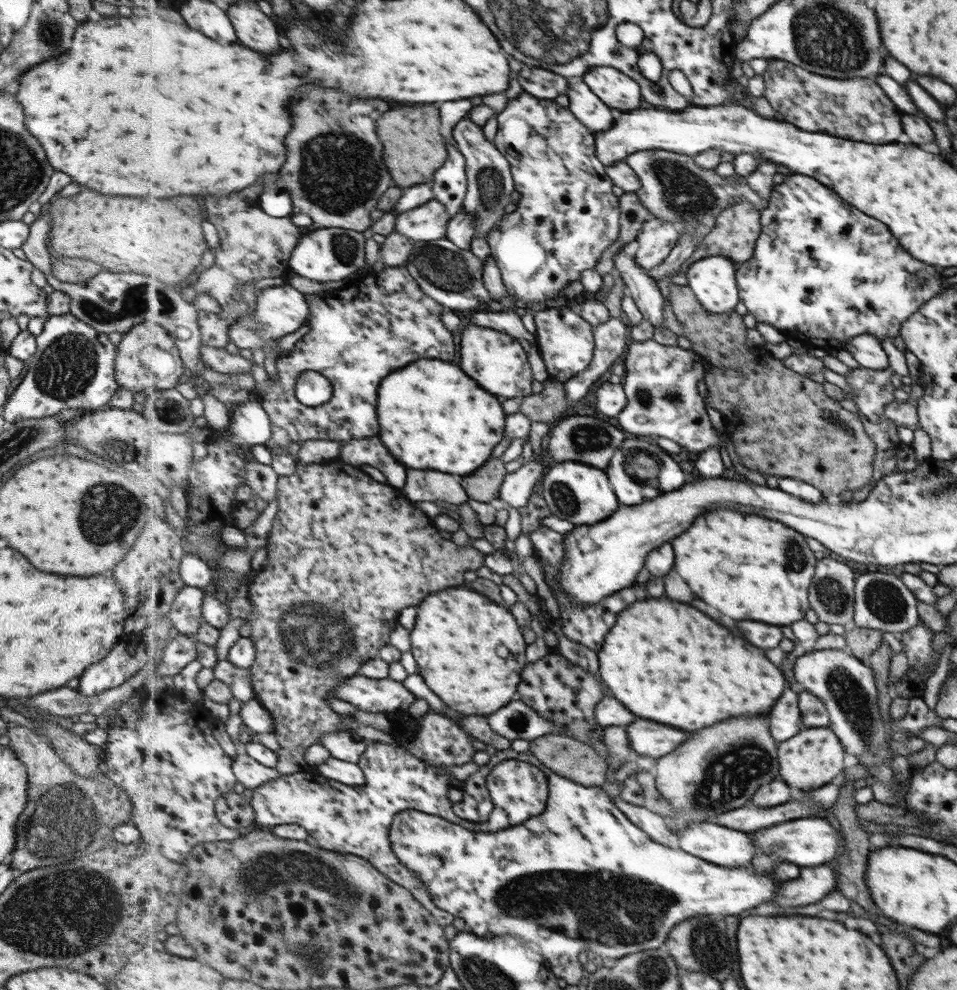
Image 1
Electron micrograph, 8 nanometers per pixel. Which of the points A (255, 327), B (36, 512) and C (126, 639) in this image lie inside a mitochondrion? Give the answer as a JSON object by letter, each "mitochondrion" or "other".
{"A":"mitochondrion","B":"other","C":"other"}

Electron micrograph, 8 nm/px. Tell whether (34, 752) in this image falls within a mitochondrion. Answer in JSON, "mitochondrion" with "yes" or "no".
{"mitochondrion":"no"}

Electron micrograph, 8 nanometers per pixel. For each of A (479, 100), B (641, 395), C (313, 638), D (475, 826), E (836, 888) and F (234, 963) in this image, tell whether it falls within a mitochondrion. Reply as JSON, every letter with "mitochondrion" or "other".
{"A":"other","B":"mitochondrion","C":"mitochondrion","D":"other","E":"other","F":"other"}

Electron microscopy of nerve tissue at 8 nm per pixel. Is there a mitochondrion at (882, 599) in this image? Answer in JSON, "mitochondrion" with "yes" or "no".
{"mitochondrion":"yes"}

